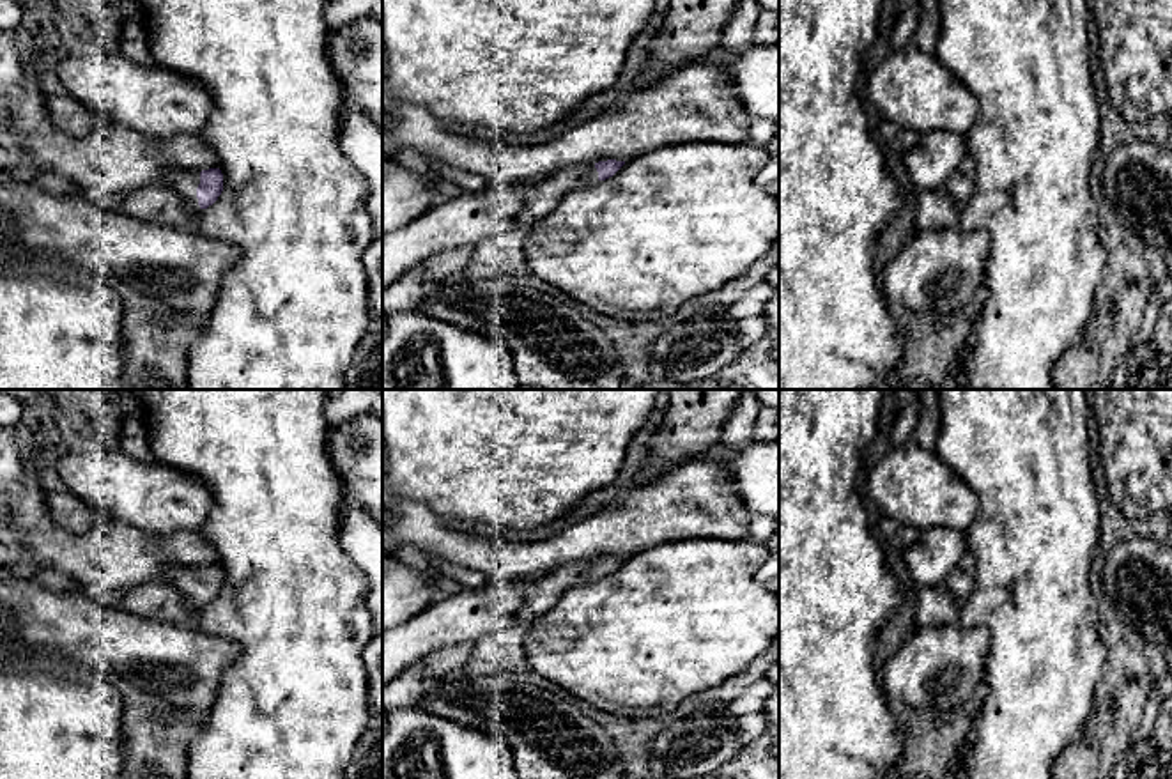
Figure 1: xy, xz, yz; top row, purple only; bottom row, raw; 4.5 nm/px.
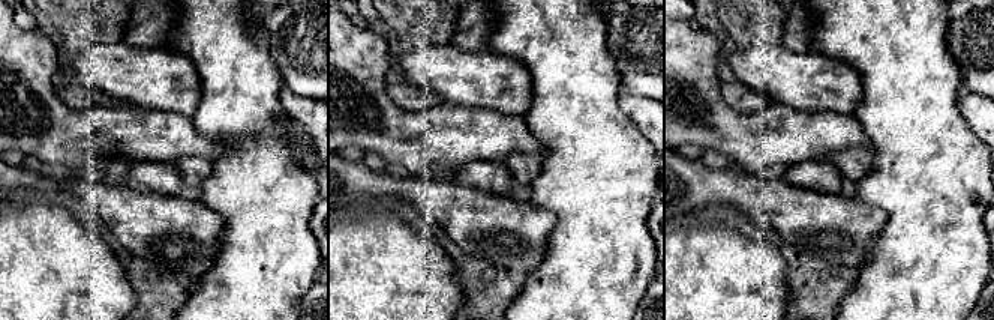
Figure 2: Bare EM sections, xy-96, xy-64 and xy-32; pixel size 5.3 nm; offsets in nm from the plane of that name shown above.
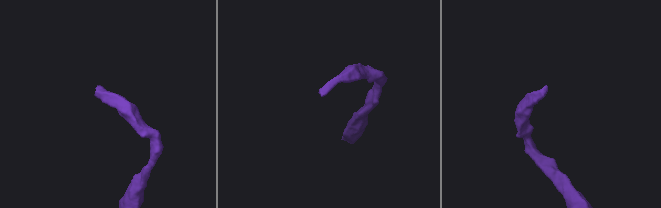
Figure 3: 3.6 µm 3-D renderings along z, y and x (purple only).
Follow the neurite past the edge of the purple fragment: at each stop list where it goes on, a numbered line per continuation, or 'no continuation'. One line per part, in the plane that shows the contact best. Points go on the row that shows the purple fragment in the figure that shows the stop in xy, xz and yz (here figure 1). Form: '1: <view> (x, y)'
1: xy (185, 183)

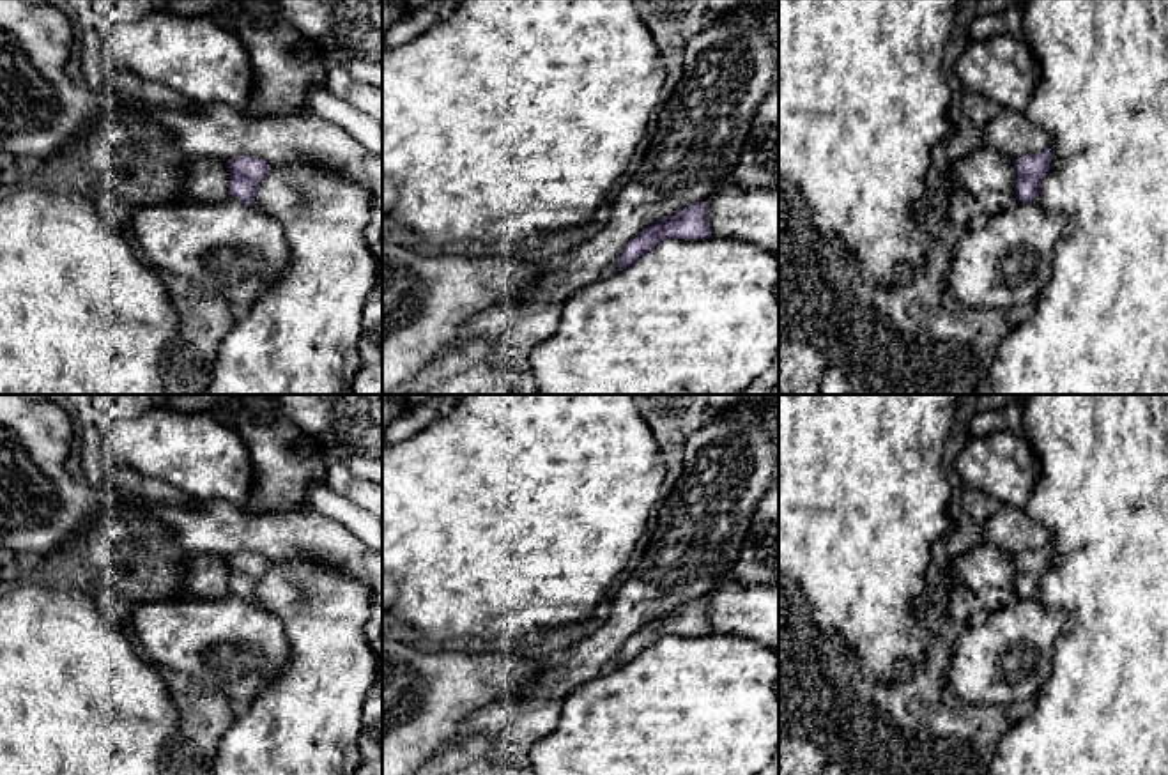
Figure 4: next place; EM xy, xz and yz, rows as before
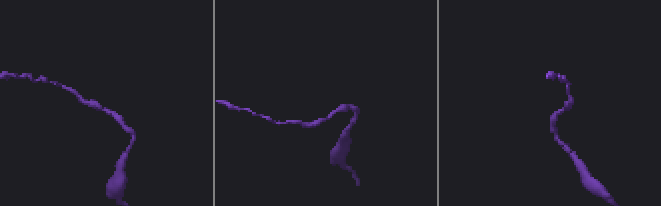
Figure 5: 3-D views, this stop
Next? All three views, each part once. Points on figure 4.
no continuation

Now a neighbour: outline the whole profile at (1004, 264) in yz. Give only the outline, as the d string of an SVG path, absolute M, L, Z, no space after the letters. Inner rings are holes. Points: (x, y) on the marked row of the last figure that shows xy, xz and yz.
M1018 202L982 226L966 230L945 276L949 295L973 310L1012 310L1034 304L1051 278L1057 242L1065 225L1067 218L1062 212L1046 211L1037 202Z

